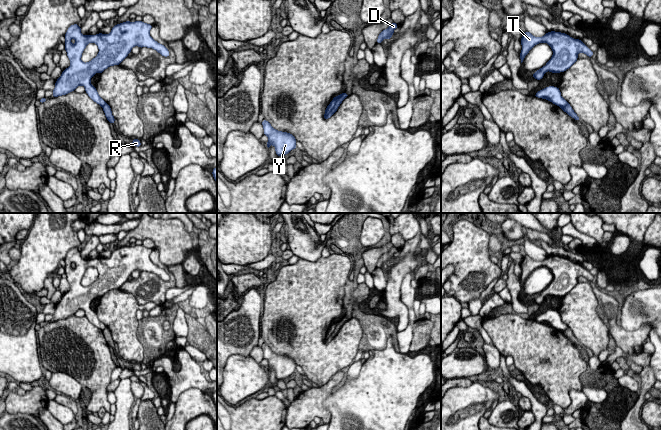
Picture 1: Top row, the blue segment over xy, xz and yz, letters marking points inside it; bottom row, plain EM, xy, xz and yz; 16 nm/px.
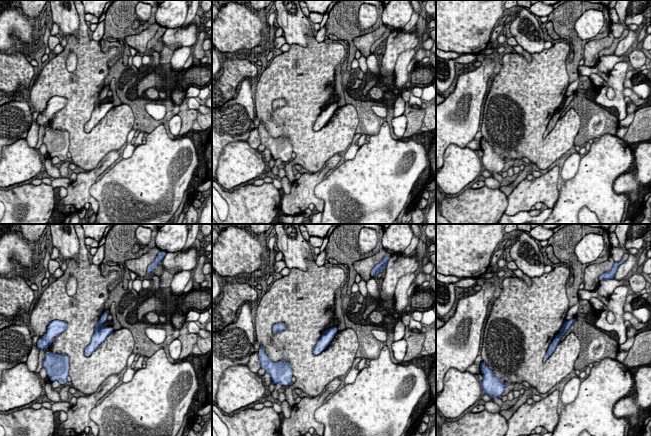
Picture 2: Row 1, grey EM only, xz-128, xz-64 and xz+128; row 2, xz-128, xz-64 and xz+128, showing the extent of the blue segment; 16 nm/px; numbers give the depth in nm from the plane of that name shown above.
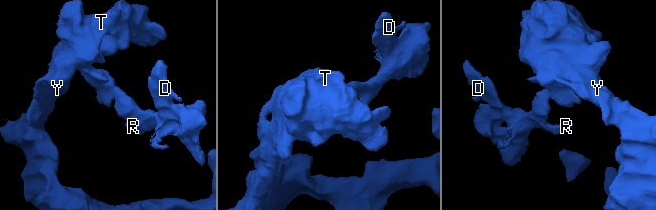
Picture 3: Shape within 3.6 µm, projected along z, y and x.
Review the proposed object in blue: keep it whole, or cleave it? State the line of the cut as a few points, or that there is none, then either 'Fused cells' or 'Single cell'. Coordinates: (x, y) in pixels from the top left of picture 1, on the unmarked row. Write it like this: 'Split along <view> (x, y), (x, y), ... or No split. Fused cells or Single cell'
Split along xz (340, 319), (334, 331), (324, 342). Fused cells

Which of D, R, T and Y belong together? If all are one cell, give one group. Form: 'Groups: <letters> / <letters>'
Groups: D R / T Y

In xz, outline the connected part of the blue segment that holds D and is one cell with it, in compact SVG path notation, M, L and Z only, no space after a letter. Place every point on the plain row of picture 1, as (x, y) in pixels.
M393 246L387 253L383 254L379 258L379 260L377 262L377 267L381 268L384 263L390 264L390 262L392 261L393 257L394 257L394 254L397 251L398 251L398 248L396 248L396 247Z

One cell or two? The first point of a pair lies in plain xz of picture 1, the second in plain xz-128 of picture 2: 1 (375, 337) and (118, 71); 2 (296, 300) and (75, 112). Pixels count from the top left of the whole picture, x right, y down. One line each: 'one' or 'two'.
1: one
2: one

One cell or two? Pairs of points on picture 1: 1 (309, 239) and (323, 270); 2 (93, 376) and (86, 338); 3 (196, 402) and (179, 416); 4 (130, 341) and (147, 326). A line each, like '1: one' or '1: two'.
1: two
2: one
3: one
4: two

